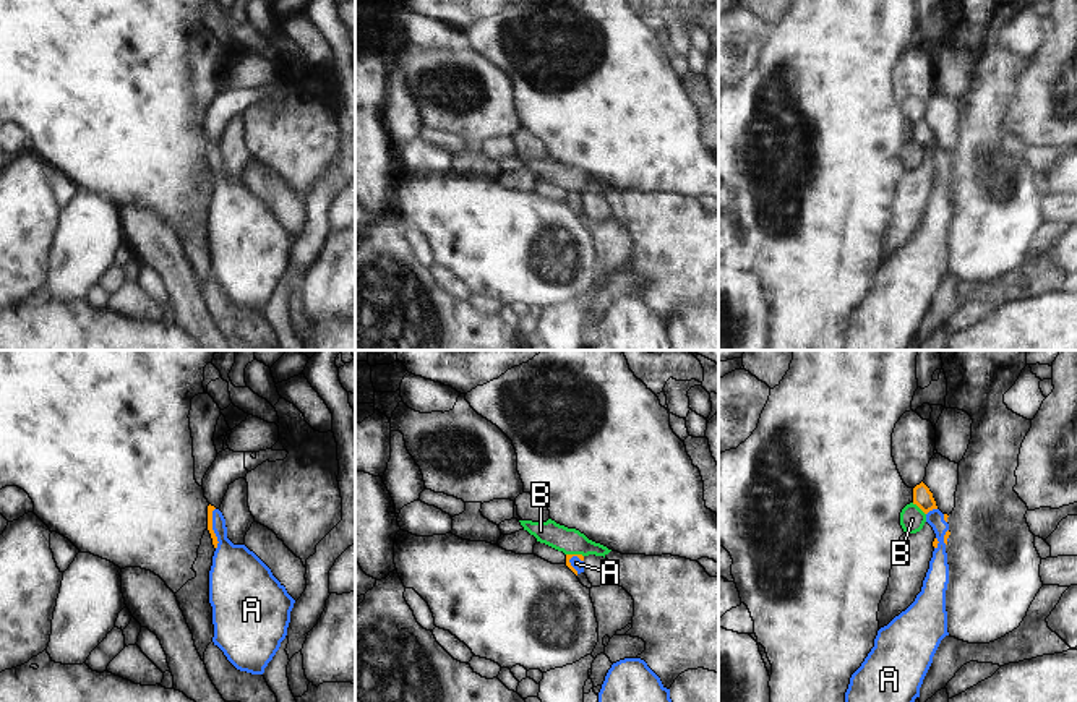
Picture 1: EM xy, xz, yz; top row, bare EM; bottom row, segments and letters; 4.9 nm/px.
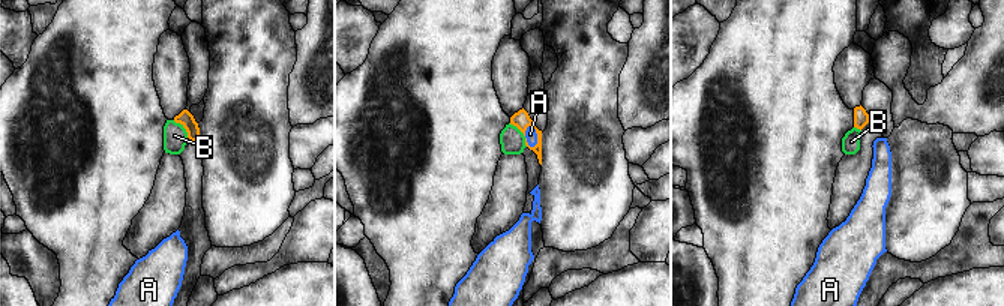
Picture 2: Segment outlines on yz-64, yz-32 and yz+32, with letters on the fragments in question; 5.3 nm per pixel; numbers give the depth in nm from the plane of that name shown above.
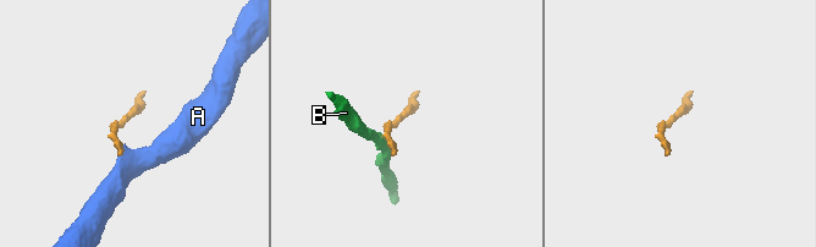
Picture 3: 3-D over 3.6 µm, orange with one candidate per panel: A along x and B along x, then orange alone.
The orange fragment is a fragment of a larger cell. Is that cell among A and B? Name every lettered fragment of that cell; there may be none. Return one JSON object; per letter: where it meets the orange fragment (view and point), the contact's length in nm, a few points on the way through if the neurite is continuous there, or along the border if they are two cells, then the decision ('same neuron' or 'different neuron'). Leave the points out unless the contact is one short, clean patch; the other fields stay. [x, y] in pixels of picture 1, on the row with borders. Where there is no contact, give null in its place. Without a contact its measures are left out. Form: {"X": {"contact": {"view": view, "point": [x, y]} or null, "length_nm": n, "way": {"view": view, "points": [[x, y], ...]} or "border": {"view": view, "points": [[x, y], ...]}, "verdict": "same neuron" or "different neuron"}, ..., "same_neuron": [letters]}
{"A": {"contact": {"view": "xy", "point": [211, 529]}, "length_nm": 200, "way": {"view": "xy", "points": [[210, 508], [211, 529], [219, 537], [235, 573]]}, "verdict": "same neuron"}, "B": {"contact": {"view": "yz", "point": [918, 506]}, "length_nm": 90, "border": {"view": "yz", "points": [[912, 503], [925, 514]]}, "verdict": "different neuron"}, "same_neuron": ["A"]}

